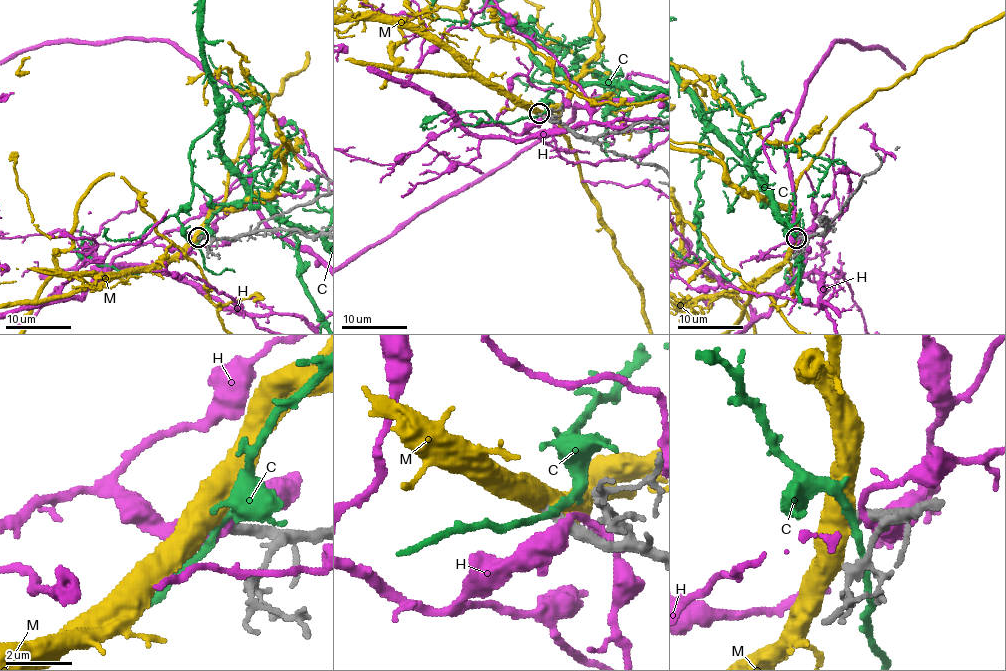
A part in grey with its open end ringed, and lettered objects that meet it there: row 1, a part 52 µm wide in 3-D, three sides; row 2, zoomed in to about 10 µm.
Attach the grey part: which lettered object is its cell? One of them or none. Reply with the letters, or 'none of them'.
M

